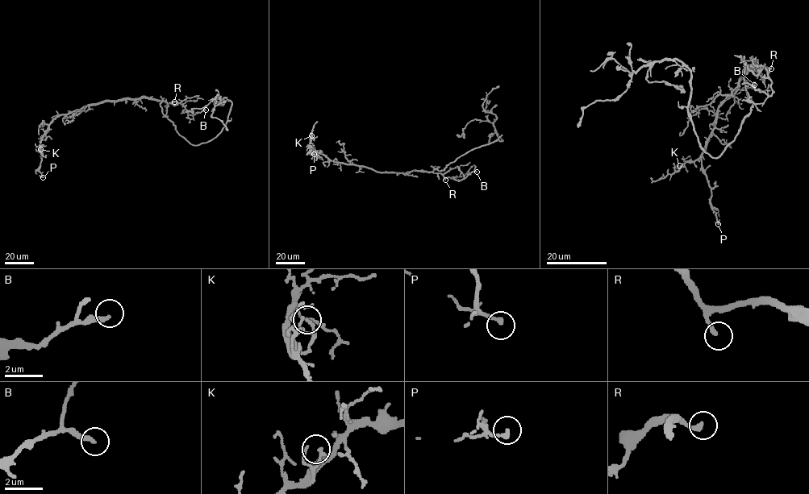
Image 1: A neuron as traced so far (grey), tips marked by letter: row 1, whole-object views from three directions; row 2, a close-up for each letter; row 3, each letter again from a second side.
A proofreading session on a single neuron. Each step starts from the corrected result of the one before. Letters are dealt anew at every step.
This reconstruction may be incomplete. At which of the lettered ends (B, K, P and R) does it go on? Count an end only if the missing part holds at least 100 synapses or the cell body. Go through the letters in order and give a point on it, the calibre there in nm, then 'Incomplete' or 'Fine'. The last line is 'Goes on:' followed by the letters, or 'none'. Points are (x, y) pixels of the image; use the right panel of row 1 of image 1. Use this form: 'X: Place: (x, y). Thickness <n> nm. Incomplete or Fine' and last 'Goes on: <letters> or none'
B: Place: (754, 85). Thickness 240 nm. Fine
K: Place: (679, 165). Thickness 150 nm. Fine
P: Place: (718, 224). Thickness 240 nm. Fine
R: Place: (771, 68). Thickness 240 nm. Incomplete
Goes on: R

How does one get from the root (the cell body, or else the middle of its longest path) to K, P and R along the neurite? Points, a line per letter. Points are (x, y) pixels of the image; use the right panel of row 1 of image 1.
K: (746, 93), (743, 69), (753, 65), (752, 60), (756, 65), (719, 108), (702, 154), (678, 171), (679, 165)
P: (746, 93), (743, 69), (753, 65), (752, 60), (756, 65), (719, 108), (701, 157), (718, 224)
R: (746, 93), (743, 69), (747, 65), (755, 65), (756, 69), (771, 68)

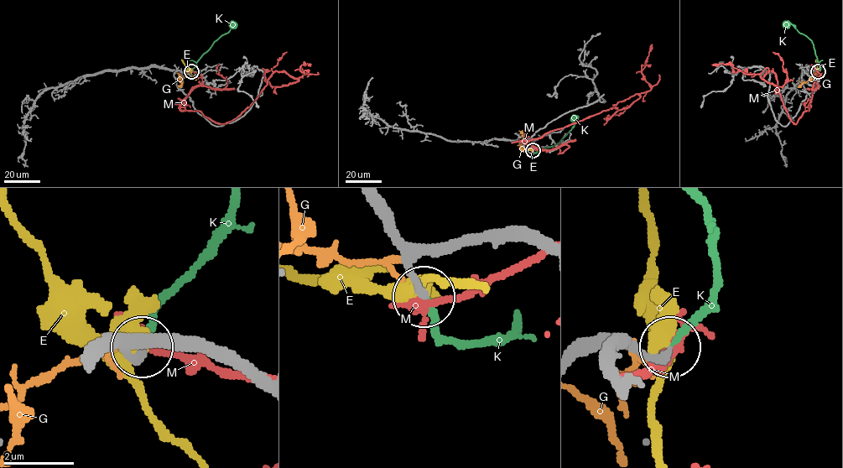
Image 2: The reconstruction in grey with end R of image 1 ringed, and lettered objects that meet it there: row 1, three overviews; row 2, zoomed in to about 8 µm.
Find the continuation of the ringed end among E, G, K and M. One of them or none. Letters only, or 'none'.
K

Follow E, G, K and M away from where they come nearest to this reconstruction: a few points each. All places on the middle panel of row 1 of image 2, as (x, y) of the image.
E: (533, 150), (522, 148)
G: (532, 148), (520, 145), (524, 139), (519, 131)
K: (533, 150), (537, 153), (556, 144), (572, 129), (575, 118)
M: (533, 150), (543, 149), (522, 141), (540, 138), (637, 94), (628, 106), (606, 119), (620, 115), (627, 105)

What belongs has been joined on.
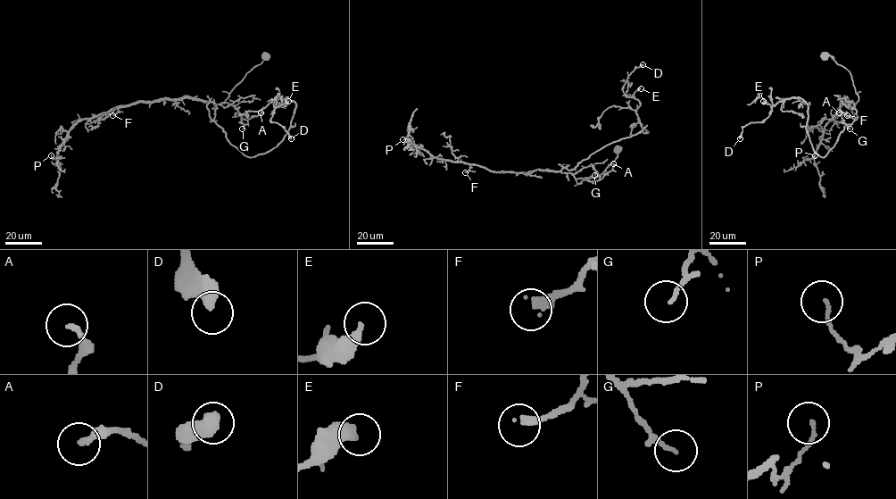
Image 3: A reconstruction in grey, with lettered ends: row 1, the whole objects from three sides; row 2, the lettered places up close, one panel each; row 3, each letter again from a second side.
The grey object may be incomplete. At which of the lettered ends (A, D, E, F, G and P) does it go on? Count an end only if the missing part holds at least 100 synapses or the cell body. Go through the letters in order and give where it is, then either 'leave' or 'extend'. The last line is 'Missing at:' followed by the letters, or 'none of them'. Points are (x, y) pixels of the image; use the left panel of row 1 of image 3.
A: (261, 112) | leave
D: (291, 138) | leave
E: (288, 101) | leave
F: (112, 115) | leave
G: (242, 128) | leave
P: (51, 155) | leave
Missing at: none of them

